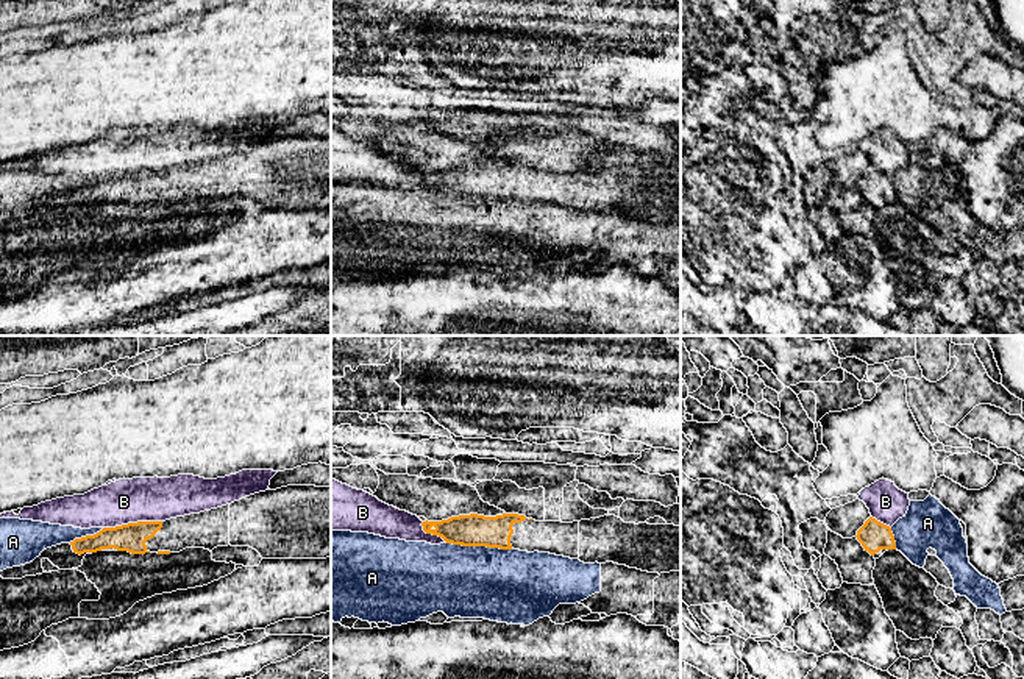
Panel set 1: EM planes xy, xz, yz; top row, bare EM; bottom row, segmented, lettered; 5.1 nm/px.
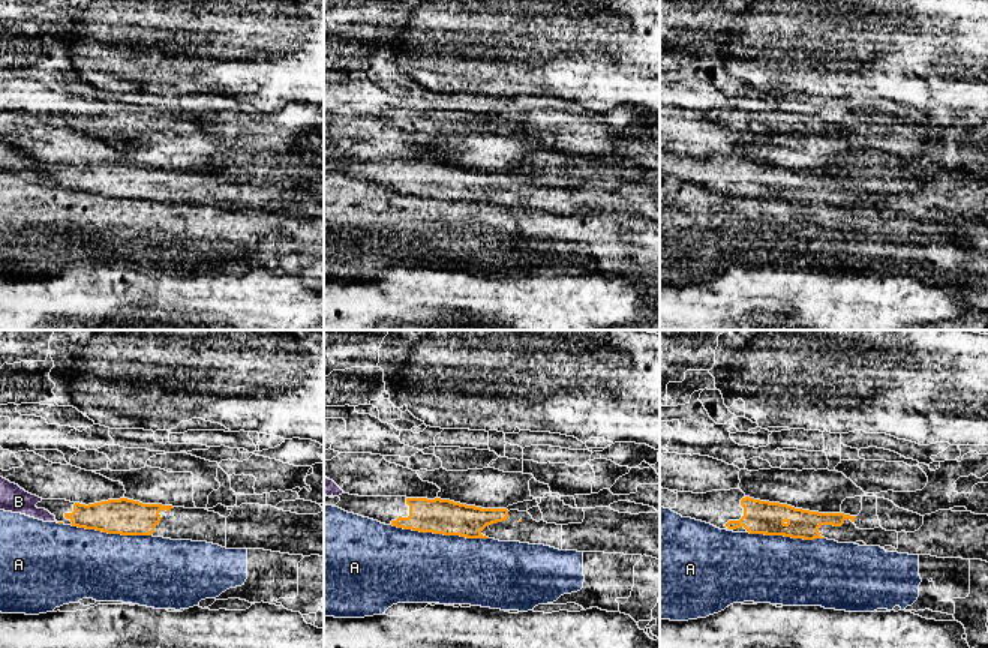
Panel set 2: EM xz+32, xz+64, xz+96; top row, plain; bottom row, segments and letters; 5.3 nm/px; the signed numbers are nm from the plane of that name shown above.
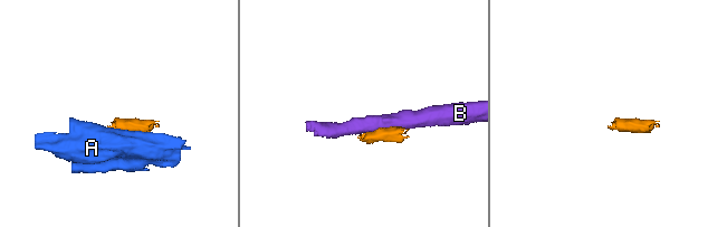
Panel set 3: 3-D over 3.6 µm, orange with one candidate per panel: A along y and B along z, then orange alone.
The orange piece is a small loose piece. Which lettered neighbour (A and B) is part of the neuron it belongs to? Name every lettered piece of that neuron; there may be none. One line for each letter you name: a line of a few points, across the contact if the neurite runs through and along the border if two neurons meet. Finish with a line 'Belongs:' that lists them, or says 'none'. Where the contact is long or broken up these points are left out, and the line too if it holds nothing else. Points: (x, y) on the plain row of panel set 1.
Belongs: A

